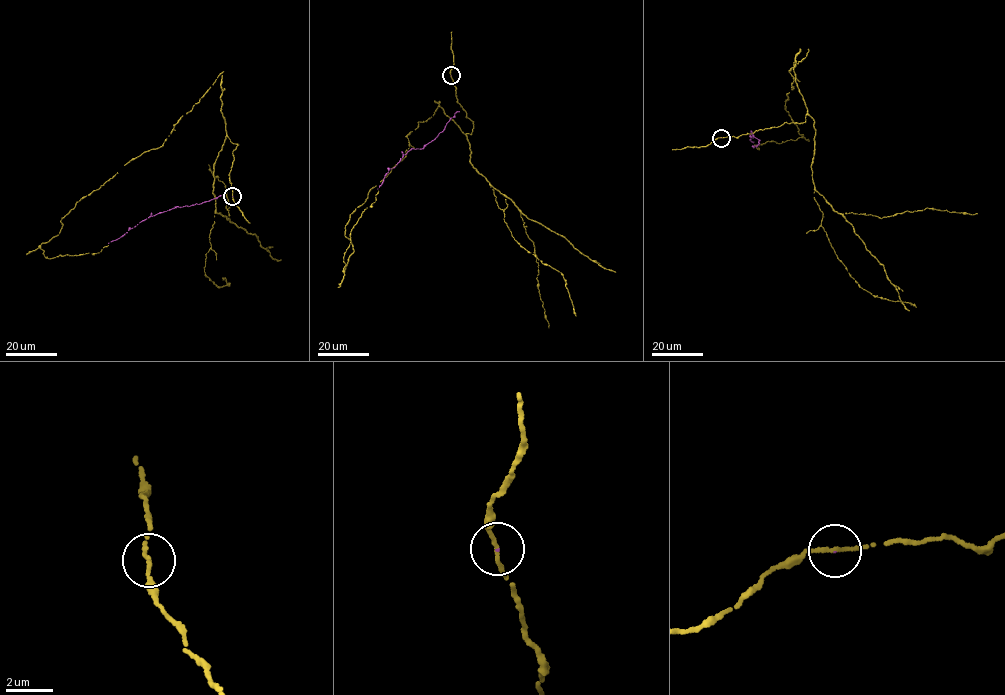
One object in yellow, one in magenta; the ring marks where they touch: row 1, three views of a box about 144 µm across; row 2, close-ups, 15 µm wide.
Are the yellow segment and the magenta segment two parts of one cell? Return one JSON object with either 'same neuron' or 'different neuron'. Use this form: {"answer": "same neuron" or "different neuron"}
{"answer": "same neuron"}

